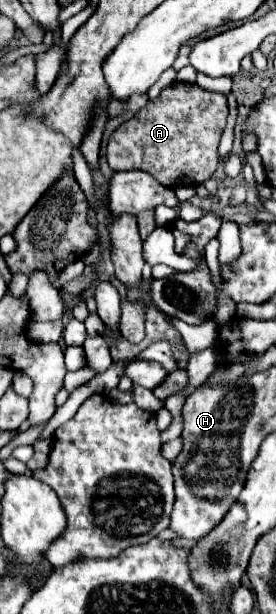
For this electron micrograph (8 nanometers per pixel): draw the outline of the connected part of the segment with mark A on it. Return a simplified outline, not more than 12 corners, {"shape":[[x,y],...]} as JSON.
{"shape":[[171,82],[107,144],[167,188],[219,166],[227,98]]}

